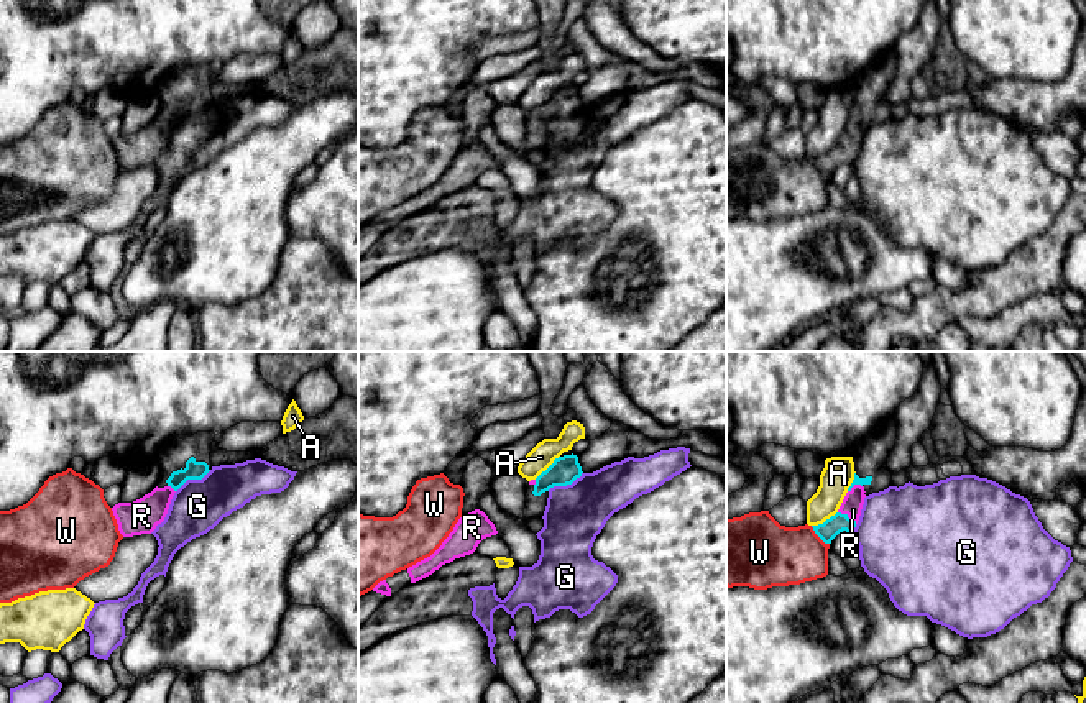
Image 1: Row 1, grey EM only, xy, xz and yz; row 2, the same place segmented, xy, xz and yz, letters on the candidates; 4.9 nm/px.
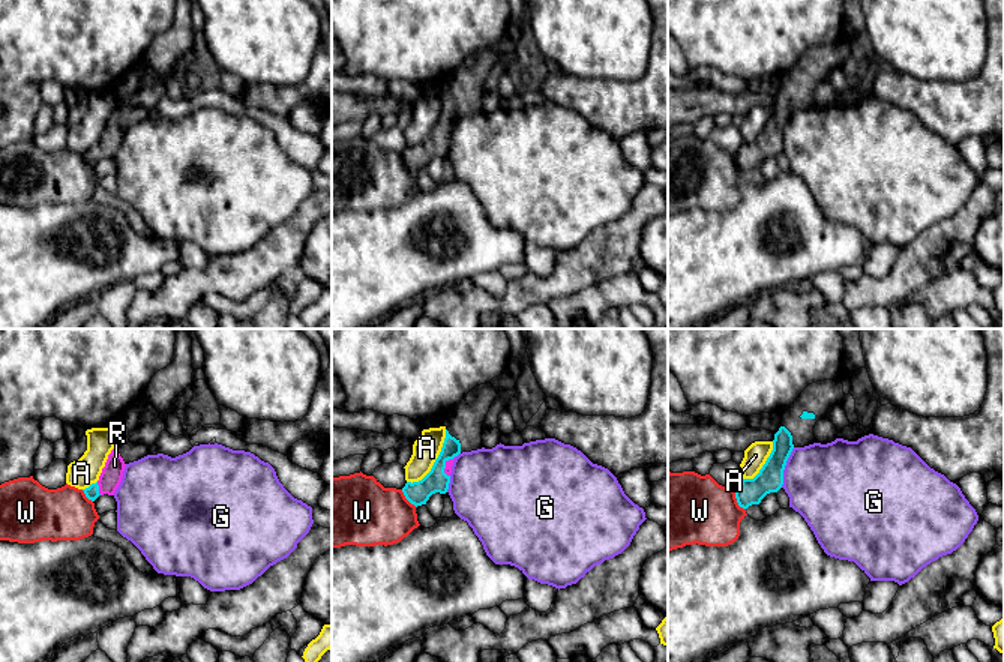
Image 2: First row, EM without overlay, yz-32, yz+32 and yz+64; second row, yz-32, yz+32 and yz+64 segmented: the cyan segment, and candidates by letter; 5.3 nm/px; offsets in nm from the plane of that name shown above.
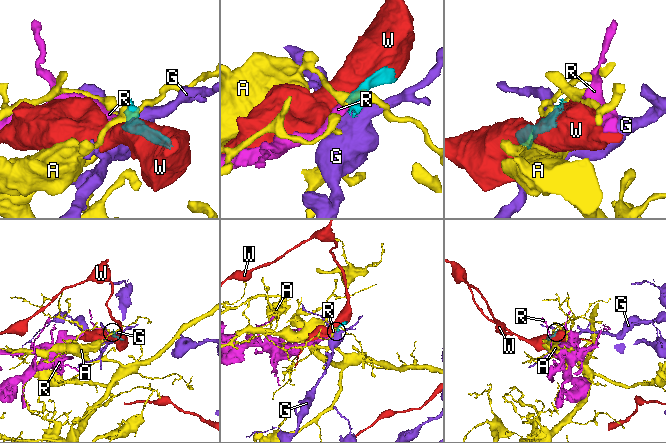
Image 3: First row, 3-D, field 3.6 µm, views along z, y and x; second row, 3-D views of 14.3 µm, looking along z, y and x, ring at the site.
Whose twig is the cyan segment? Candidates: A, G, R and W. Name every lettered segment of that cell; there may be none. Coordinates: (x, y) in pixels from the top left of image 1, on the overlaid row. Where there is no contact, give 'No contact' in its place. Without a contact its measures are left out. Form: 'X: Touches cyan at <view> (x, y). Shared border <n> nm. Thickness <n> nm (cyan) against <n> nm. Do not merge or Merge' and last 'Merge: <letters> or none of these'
A: Touches cyan at xz (547, 468). Shared border 170 nm. Thickness 140 nm (cyan) against 120 nm. Do not merge
G: Touches cyan at xz (566, 485). Shared border 200 nm. Thickness 140 nm (cyan) against 300 nm. Do not merge
R: Touches cyan at yz (846, 516). Shared border 110 nm. Thickness 90 nm (cyan) against 100 nm. Merge
W: Touches cyan at yz (819, 536). Shared border 130 nm. Thickness 90 nm (cyan) against 300 nm. Do not merge
Merge: R

